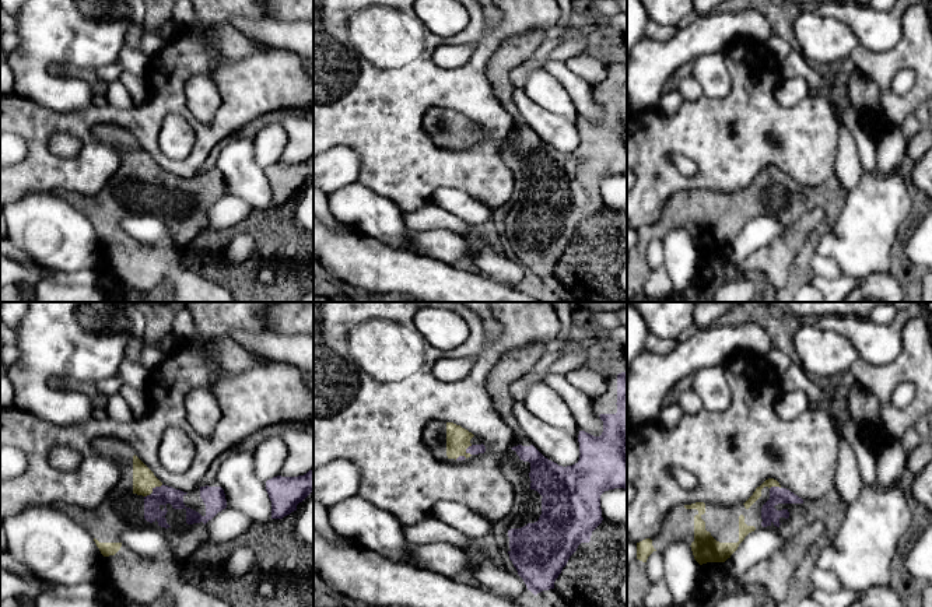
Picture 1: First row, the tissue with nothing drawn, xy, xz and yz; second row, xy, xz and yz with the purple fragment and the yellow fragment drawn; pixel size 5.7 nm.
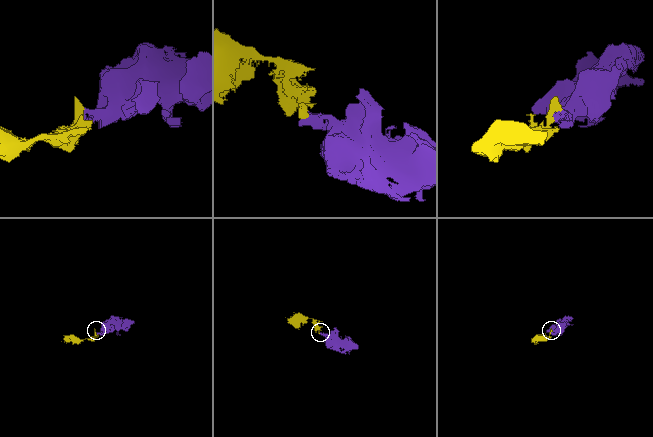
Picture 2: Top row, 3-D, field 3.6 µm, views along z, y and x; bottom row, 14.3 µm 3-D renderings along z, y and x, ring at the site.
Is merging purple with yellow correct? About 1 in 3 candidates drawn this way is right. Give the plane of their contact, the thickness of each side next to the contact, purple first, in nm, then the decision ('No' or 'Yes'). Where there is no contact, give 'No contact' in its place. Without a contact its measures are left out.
Touches purple in xz. Thickness 60 nm (purple) against 140 nm. Yes

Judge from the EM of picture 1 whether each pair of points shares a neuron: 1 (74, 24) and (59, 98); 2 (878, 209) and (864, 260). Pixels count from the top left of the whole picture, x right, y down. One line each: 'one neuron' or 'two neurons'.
1: one neuron
2: one neuron

